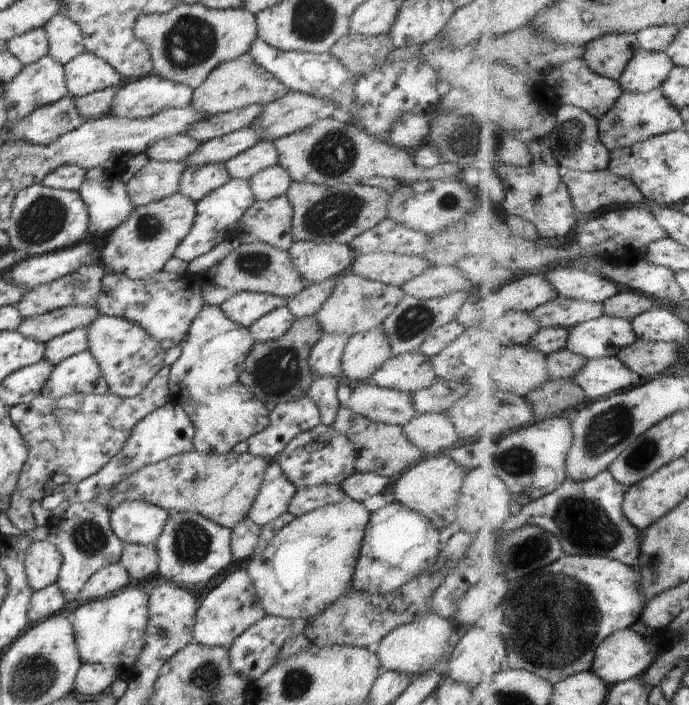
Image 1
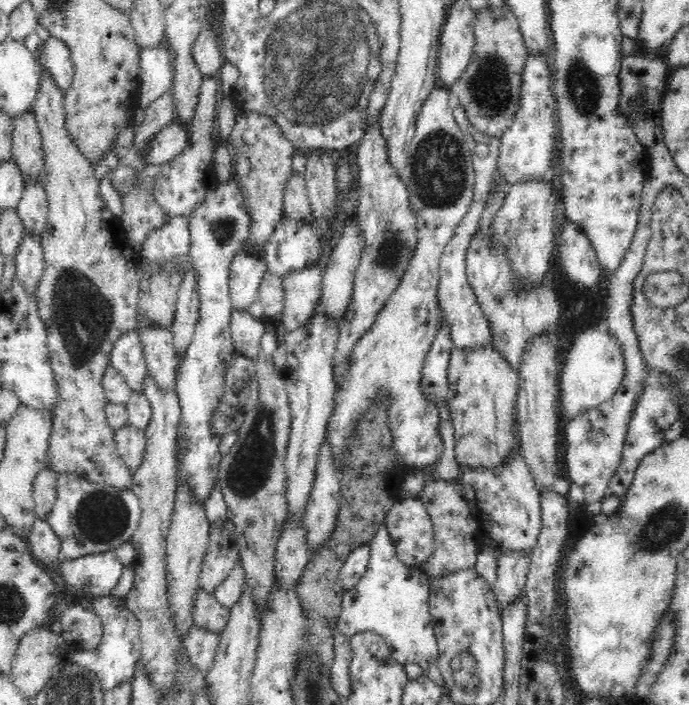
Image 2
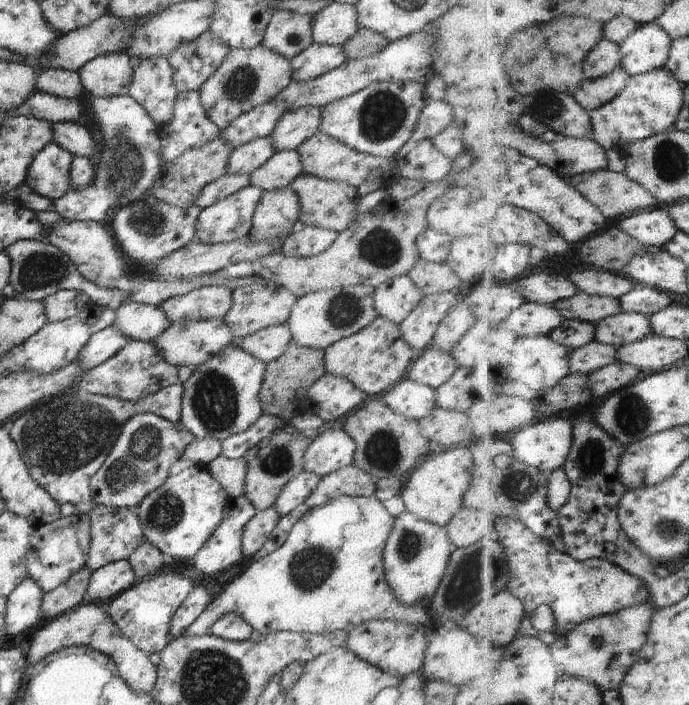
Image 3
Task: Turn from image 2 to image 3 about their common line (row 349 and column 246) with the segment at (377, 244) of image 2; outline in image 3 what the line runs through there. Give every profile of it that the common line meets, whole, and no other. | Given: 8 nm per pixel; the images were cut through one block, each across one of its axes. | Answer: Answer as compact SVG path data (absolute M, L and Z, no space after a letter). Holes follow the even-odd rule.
M284 323L244 336L239 340L238 345L244 352L251 354L263 363L268 363L280 358L286 352L290 341L292 341L290 329L288 323Z

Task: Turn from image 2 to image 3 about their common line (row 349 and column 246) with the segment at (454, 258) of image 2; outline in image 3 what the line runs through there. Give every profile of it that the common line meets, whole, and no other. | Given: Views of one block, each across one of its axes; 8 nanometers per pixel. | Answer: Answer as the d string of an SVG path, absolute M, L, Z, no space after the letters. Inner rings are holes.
M220 455L210 462L205 468L218 480L218 484L224 488L230 499L244 495L244 480L246 478L247 456L237 459L226 458Z

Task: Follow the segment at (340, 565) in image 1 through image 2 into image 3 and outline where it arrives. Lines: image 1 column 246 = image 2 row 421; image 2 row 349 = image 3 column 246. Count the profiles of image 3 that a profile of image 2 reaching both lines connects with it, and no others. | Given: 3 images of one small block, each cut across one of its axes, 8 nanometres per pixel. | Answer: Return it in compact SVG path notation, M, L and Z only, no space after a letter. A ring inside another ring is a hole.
M374 495L369 497L353 497L353 496L339 496L336 500L329 501L328 504L309 509L309 511L300 517L300 520L292 527L292 530L288 533L286 542L274 550L270 554L256 560L247 570L244 570L235 578L232 584L228 584L224 587L224 591L220 592L218 598L212 600L214 601L214 610L204 610L200 616L188 626L187 630L184 630L184 636L204 636L207 634L207 630L224 614L237 614L242 617L242 620L246 624L260 632L263 636L270 634L270 632L280 632L280 631L290 631L298 634L328 634L338 631L350 632L356 626L364 624L371 620L391 620L396 622L404 622L404 624L420 624L420 626L426 626L432 622L429 616L428 610L420 608L418 606L408 606L408 604L402 604L400 600L396 600L389 584L387 583L384 563L383 563L383 550L385 549L386 541L392 532L395 517L390 515L390 512L384 507L384 504L380 502Z

